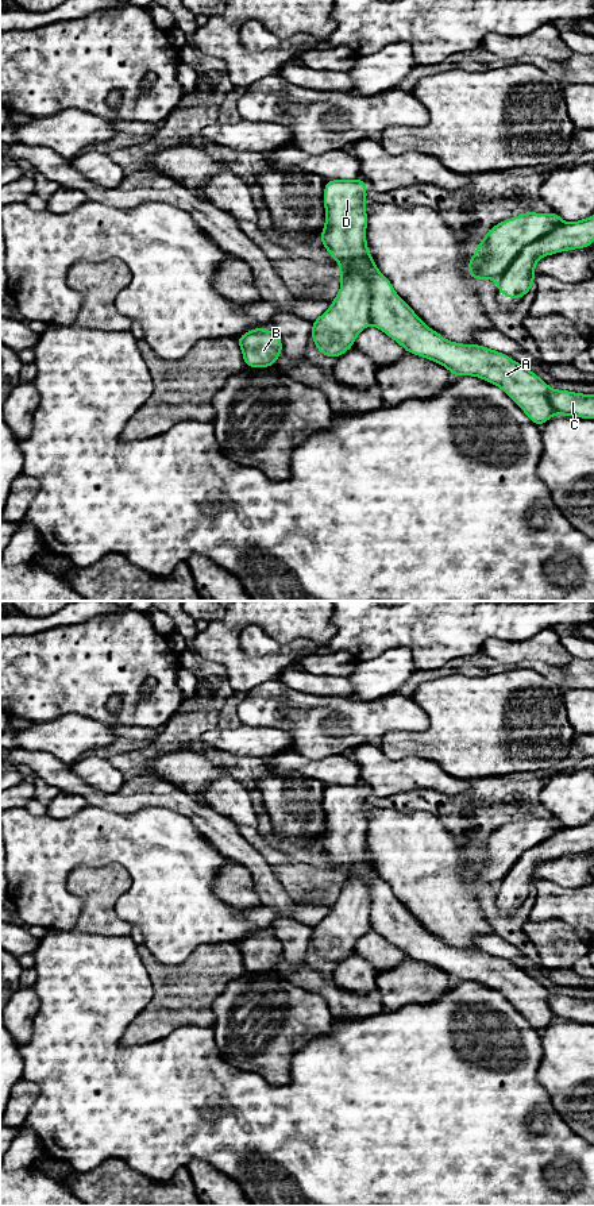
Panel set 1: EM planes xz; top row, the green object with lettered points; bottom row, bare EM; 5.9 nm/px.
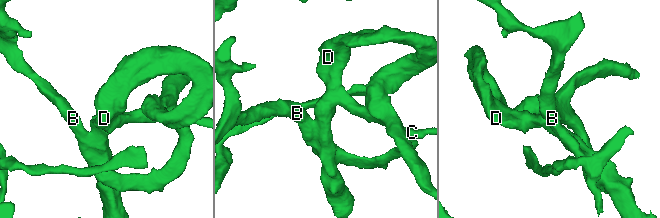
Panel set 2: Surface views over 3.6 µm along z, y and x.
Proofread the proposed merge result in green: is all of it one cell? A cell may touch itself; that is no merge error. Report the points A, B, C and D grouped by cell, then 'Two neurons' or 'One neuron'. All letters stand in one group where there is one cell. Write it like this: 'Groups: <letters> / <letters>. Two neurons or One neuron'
Groups: A B C D. One neuron

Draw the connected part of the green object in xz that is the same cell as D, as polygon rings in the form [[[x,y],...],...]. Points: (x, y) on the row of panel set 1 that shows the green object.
[[[363,178],[331,180],[331,181],[325,181],[325,185],[324,185],[325,227],[319,238],[321,240],[321,244],[328,248],[329,257],[342,262],[343,266],[340,269],[335,269],[335,273],[342,276],[342,288],[340,288],[338,296],[332,300],[331,308],[312,323],[310,335],[312,335],[312,339],[317,347],[319,352],[324,354],[327,357],[333,357],[333,358],[343,355],[346,351],[348,351],[354,346],[354,342],[355,342],[355,338],[358,336],[358,334],[362,332],[369,324],[374,324],[377,328],[383,331],[387,336],[390,336],[393,340],[398,342],[406,352],[412,352],[414,355],[420,355],[420,357],[424,357],[427,359],[431,359],[433,362],[443,365],[444,367],[447,367],[451,371],[451,374],[454,377],[474,375],[474,377],[479,377],[487,382],[491,382],[491,384],[500,386],[525,412],[525,415],[529,417],[529,420],[539,427],[541,427],[547,420],[549,420],[556,413],[560,413],[564,416],[572,416],[572,417],[594,419],[594,394],[580,394],[580,393],[574,393],[574,392],[568,392],[568,390],[551,389],[540,377],[537,377],[533,371],[528,370],[521,363],[512,361],[509,355],[490,350],[490,348],[479,346],[479,344],[460,344],[460,343],[446,340],[440,334],[431,330],[428,325],[425,325],[420,320],[420,317],[413,312],[413,309],[394,292],[392,282],[383,274],[379,273],[379,270],[375,266],[374,259],[371,258],[371,255],[369,253],[367,243],[366,243],[366,227],[367,227],[367,212],[364,208],[364,201],[367,200],[366,182],[367,181],[364,181]]]

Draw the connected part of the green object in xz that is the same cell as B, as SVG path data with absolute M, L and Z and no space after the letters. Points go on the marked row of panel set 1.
M258 327L236 339L246 367L270 367L282 352L282 339L274 331Z

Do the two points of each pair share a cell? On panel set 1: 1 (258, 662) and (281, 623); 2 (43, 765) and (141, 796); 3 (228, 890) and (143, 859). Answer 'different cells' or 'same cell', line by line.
1: same cell
2: same cell
3: different cells

